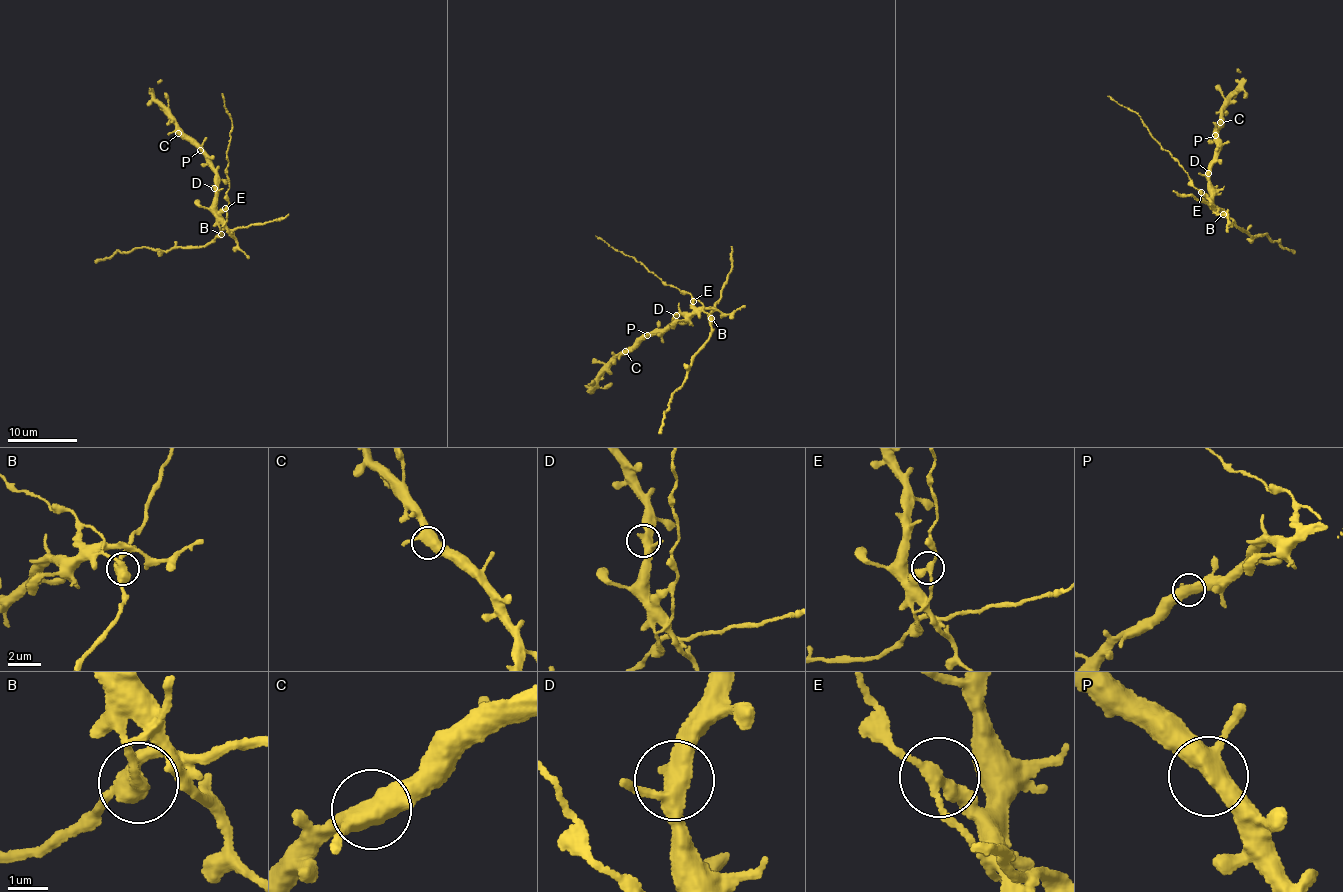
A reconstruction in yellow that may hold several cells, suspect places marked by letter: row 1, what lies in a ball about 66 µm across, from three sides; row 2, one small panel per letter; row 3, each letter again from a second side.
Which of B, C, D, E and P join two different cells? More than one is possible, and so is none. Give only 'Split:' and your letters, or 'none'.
Split: B, E

